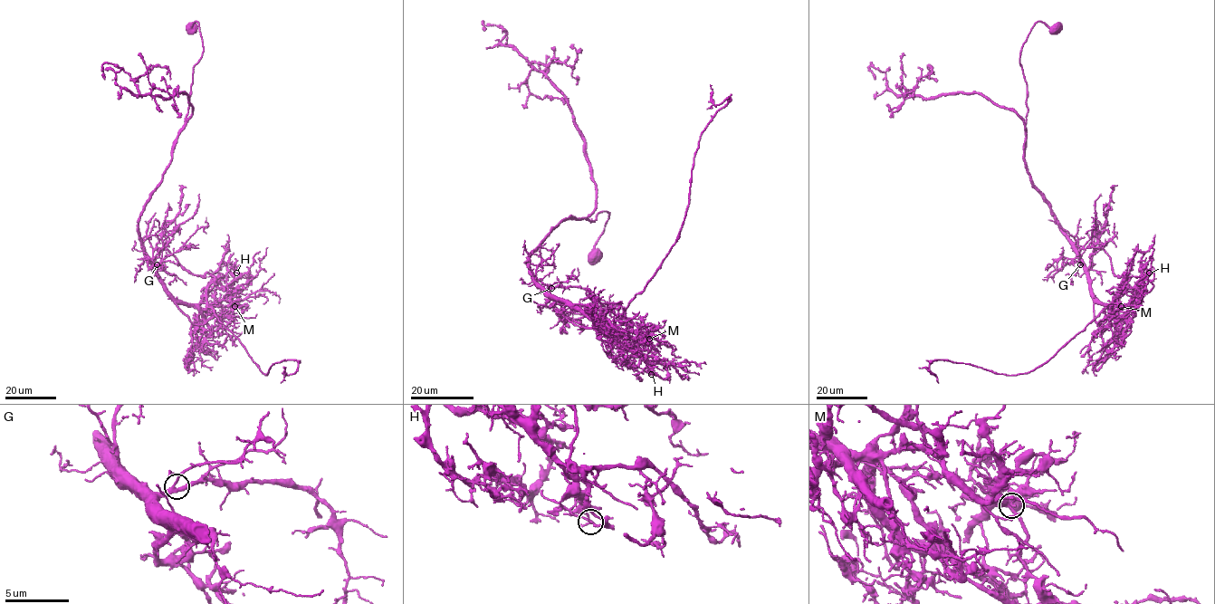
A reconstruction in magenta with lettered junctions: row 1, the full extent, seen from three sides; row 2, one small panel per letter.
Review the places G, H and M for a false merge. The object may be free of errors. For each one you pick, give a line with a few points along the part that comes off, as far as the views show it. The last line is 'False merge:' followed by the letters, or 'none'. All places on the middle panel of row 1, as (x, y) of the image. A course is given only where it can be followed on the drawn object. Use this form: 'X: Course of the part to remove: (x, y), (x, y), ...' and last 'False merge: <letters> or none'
H: Course of the part to remove: (651, 374), (615, 340), (614, 324), (684, 221), (701, 134), (728, 101), (715, 105), (710, 84)
False merge: H

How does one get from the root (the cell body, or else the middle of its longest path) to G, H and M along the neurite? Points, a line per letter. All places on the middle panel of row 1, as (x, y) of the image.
G: (595, 256), (609, 214), (599, 211), (591, 221), (566, 217), (528, 257), (533, 278), (551, 288)
H: (595, 256), (607, 211), (591, 221), (566, 217), (530, 254), (528, 269), (551, 296), (629, 345), (651, 374)
M: (595, 256), (607, 211), (591, 221), (566, 217), (530, 254), (528, 269), (551, 296), (607, 327), (649, 339)

